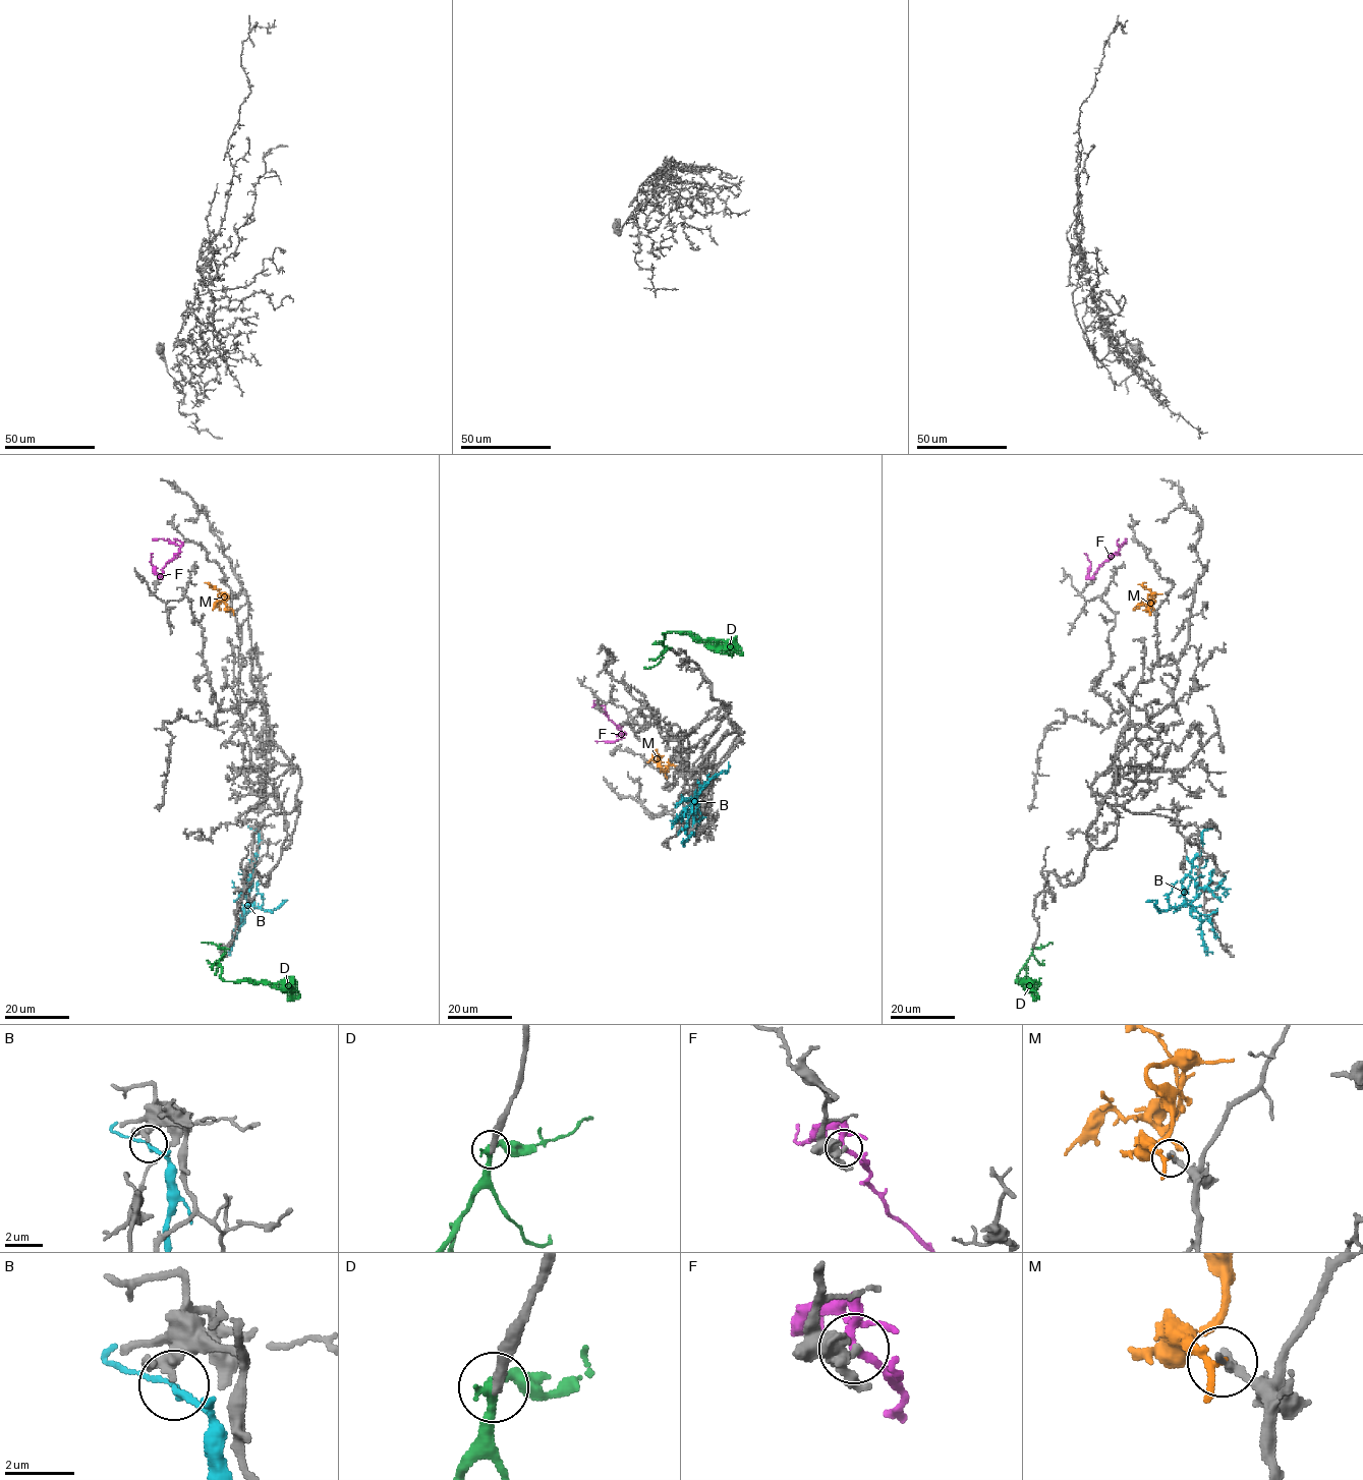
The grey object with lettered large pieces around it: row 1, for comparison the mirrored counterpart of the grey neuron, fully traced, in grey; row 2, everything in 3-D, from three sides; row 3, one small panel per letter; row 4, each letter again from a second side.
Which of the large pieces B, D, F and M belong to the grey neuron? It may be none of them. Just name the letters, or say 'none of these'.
D

